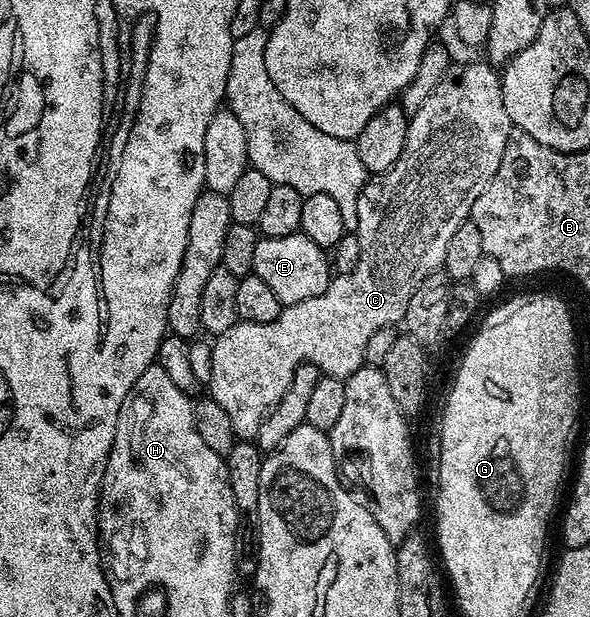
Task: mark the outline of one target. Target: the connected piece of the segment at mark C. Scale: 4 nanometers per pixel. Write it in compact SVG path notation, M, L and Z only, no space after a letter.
M485 61L450 66L437 87L423 101L419 111L410 116L407 141L396 164L388 171L384 171L382 175L372 176L366 182L365 188L359 193L355 228L355 234L359 241L359 265L355 265L355 269L351 269L351 273L346 275L334 274L329 280L327 289L323 293L319 293L319 297L307 297L307 301L282 306L279 317L275 317L275 321L267 321L266 323L242 323L239 321L231 329L227 329L227 333L216 336L212 340L211 381L207 385L207 391L215 401L219 401L219 405L223 405L227 417L231 417L231 429L235 429L238 440L256 440L259 425L263 425L269 410L280 401L283 393L287 393L287 385L291 385L291 377L295 373L295 369L299 369L299 365L310 363L319 368L322 375L333 375L336 379L343 380L348 379L349 375L355 373L360 367L366 366L365 350L371 333L375 333L375 329L400 324L407 313L407 301L411 301L411 293L415 293L415 289L419 289L419 285L423 285L423 281L428 275L433 274L444 264L447 245L450 243L455 229L459 229L459 225L463 225L463 221L472 216L473 206L479 193L483 193L483 189L487 189L491 177L498 172L499 162L503 159L503 150L506 149L507 137L510 136L512 130L513 126L510 117L507 116L506 105L503 103L500 74Z

